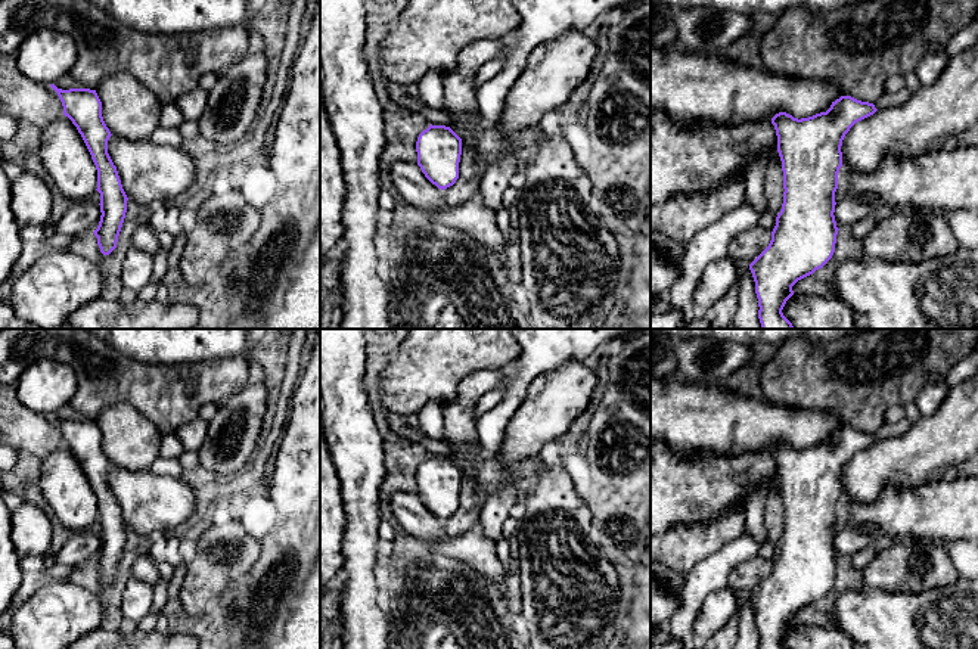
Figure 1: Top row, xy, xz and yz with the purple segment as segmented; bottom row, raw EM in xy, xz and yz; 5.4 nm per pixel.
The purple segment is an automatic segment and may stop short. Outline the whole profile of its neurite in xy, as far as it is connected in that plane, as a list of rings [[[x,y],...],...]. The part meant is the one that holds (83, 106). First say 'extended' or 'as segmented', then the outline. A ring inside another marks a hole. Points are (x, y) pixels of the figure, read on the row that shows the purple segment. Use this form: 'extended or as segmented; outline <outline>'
as segmented; outline [[[55,84],[63,115],[68,117],[81,134],[97,170],[97,192],[100,193],[100,221],[93,232],[103,255],[109,255],[118,242],[118,236],[127,212],[127,195],[122,189],[117,167],[108,153],[108,140],[112,136],[102,117],[102,102],[96,90],[62,90]]]

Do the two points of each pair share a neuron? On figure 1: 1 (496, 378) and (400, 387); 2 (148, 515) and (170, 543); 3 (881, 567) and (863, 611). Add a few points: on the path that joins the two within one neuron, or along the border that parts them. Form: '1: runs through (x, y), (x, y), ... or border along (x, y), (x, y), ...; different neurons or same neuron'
1: border along (494, 368), (468, 375), (443, 406); different neurons
2: border along (170, 531), (158, 531), (151, 536); different neurons
3: border along (872, 587), (904, 592), (907, 595); different neurons

